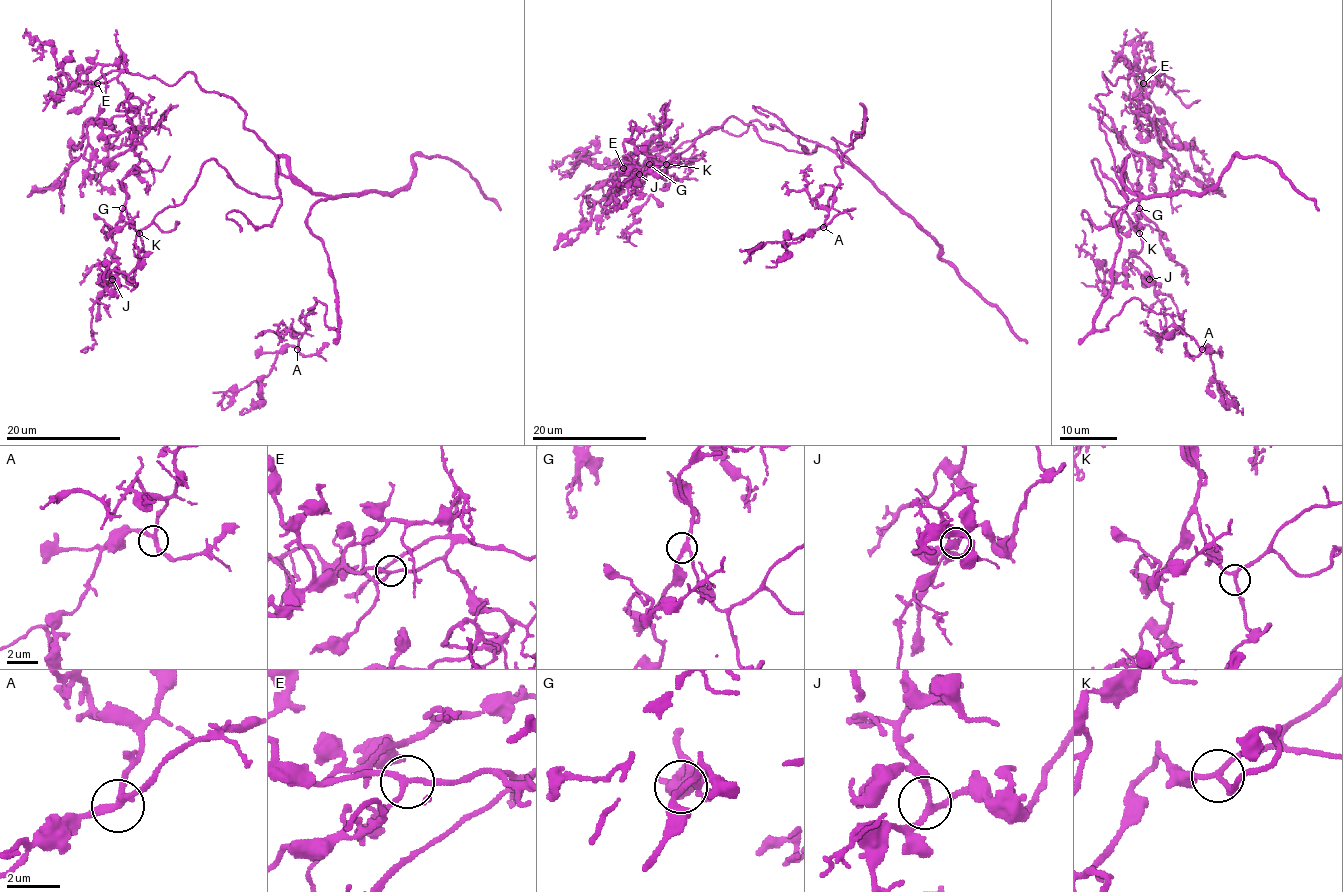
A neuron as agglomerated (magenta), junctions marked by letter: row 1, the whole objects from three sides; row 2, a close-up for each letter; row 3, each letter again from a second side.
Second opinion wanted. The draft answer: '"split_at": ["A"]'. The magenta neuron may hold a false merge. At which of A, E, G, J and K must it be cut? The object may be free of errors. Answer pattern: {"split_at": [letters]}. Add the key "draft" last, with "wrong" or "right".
{"split_at": [], "draft": "wrong"}

